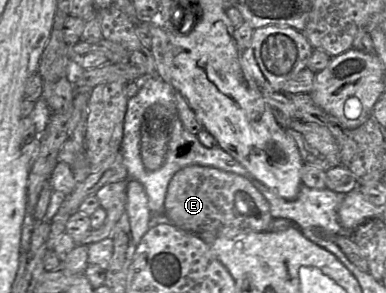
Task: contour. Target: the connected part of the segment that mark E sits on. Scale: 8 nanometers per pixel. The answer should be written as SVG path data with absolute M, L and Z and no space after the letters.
M200 165L186 166L172 177L165 199L165 215L177 227L208 242L218 237L235 237L268 231L273 219L268 201L247 178L233 172Z

